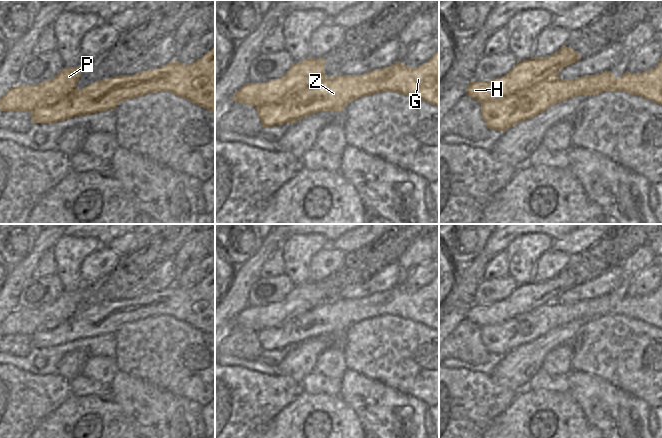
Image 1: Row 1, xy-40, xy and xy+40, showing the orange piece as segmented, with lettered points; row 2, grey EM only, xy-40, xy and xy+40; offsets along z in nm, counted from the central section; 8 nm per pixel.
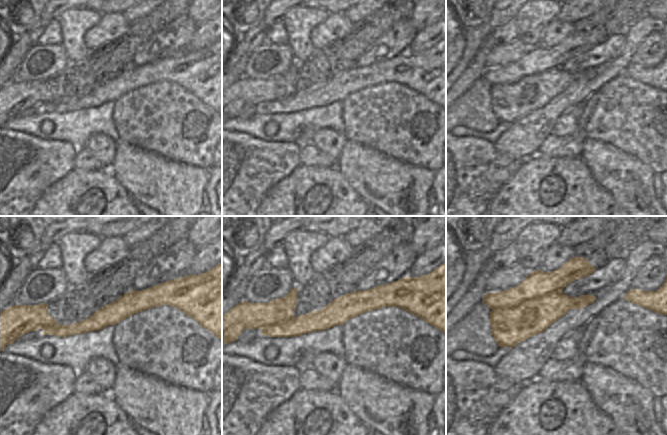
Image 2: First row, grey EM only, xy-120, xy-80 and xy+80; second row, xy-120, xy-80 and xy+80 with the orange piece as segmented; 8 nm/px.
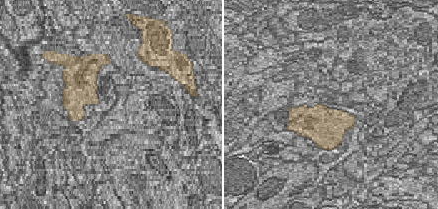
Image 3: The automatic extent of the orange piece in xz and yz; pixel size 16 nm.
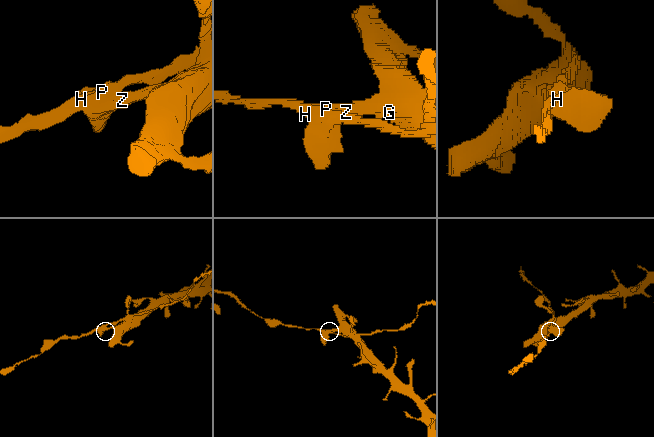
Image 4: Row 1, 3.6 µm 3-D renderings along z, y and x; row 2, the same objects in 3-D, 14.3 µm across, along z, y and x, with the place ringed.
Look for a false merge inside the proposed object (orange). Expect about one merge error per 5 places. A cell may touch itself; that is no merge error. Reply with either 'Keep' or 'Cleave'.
Keep.

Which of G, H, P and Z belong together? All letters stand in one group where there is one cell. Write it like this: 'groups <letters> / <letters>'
groups G H P Z

